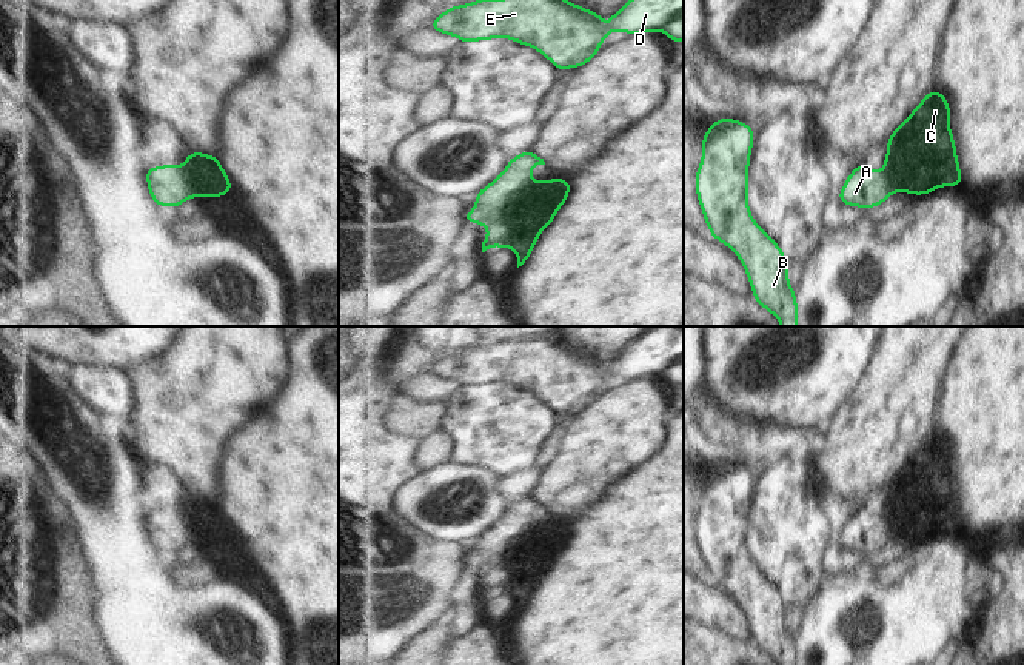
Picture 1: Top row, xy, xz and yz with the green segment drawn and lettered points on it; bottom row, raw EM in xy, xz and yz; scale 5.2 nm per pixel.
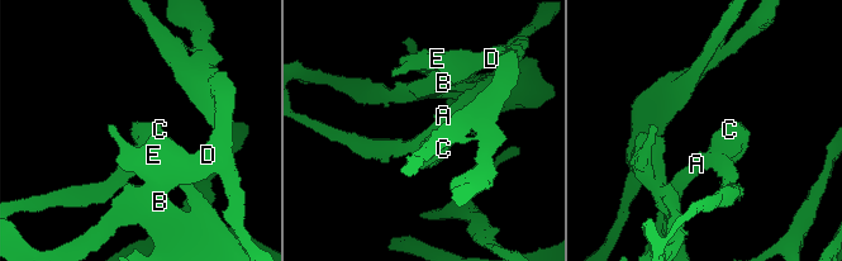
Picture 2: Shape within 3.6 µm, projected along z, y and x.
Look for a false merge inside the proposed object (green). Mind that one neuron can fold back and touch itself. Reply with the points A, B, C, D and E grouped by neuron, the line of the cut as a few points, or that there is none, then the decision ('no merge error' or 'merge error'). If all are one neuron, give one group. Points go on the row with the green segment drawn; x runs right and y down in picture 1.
A B D E / C | xz (530, 180), (502, 213), (491, 216), (484, 223) | merge error

